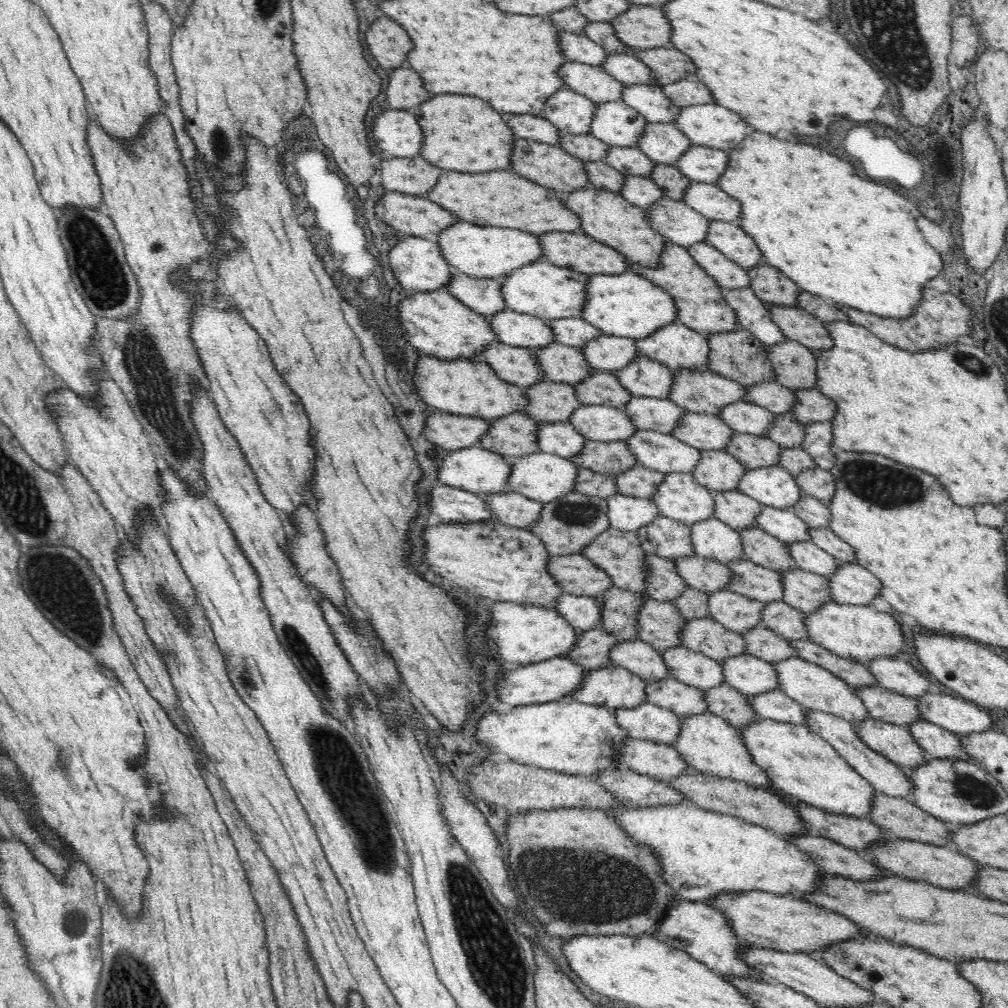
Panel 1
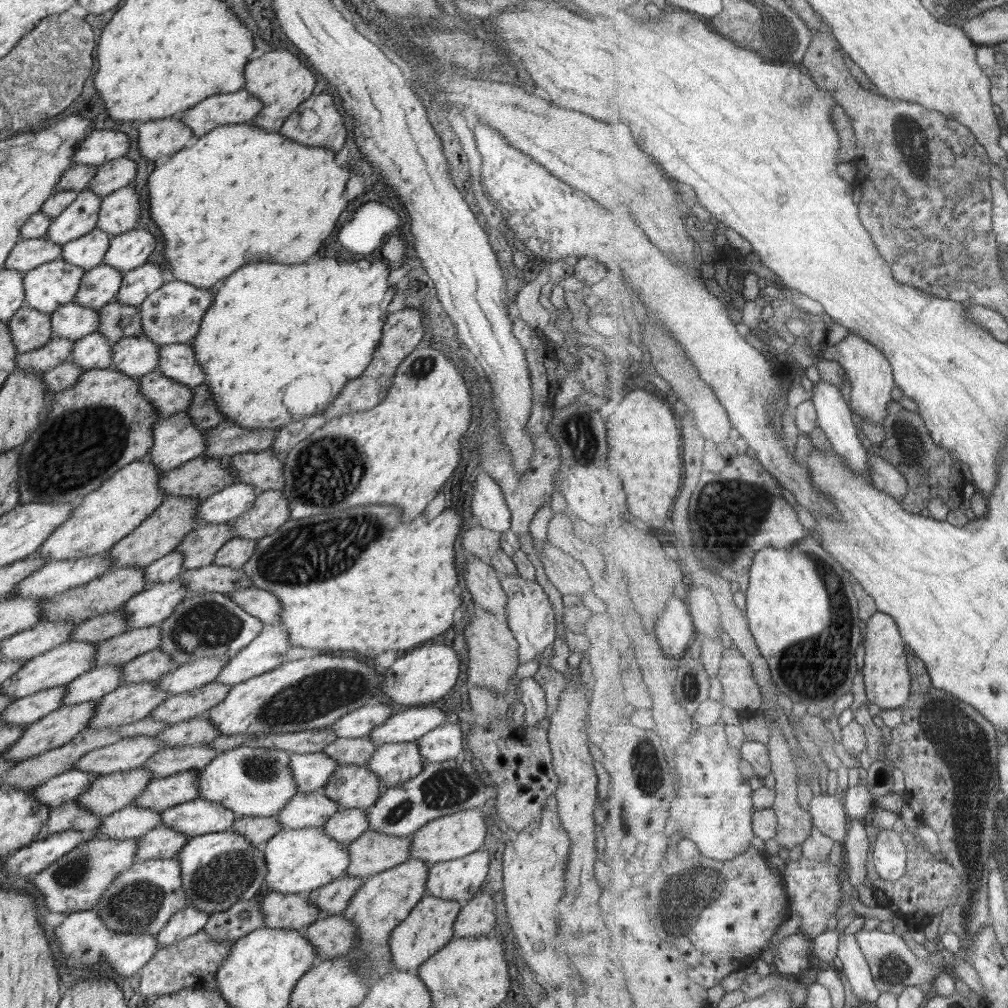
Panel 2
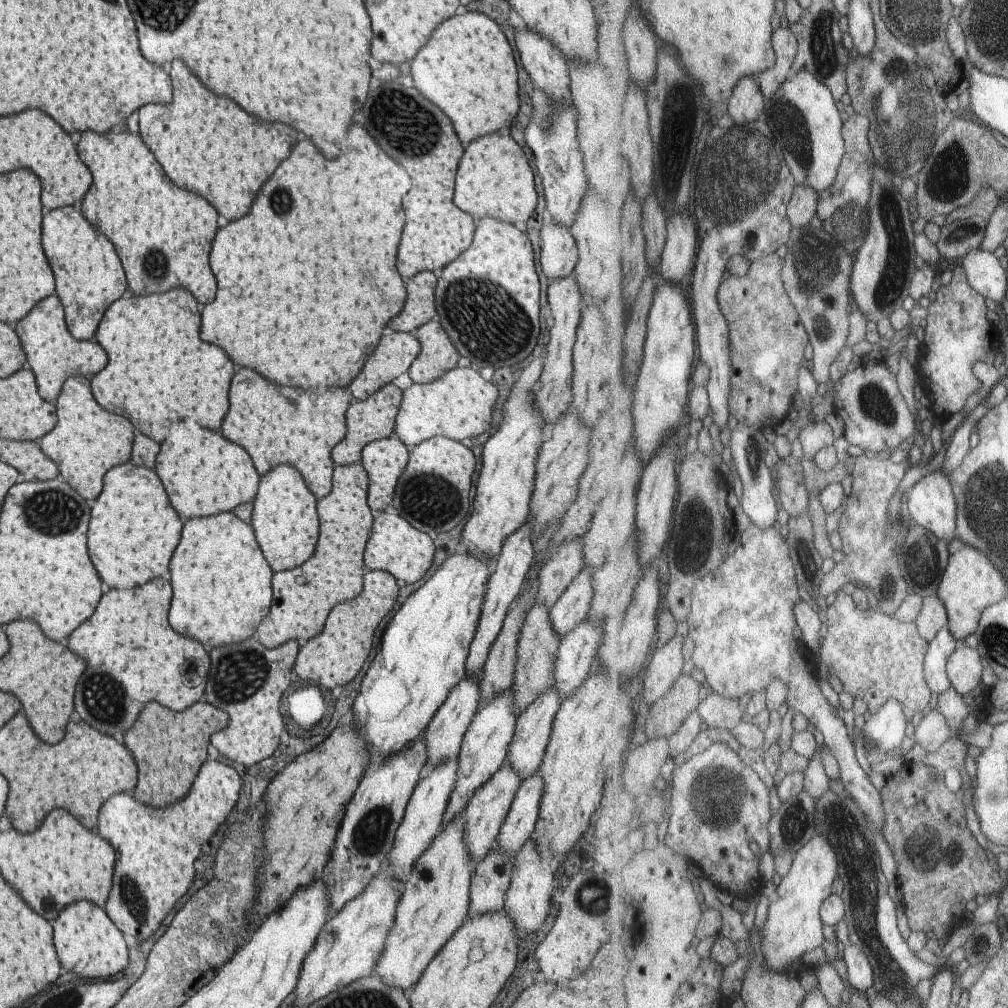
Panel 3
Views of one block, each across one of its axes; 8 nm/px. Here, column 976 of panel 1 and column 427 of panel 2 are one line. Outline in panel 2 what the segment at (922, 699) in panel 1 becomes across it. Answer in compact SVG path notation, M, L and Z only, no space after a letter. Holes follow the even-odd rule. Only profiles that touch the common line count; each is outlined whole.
M433 704L411 706L391 715L368 732L368 739L377 747L387 742L411 742L428 730L444 723L443 712Z

